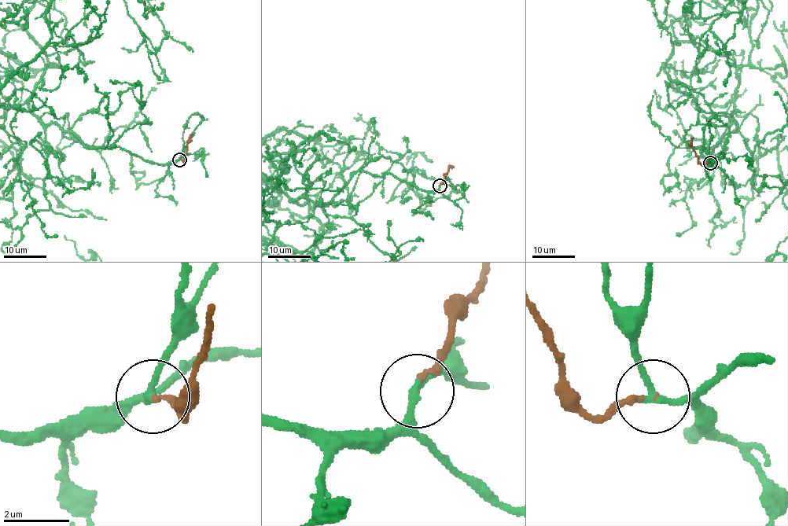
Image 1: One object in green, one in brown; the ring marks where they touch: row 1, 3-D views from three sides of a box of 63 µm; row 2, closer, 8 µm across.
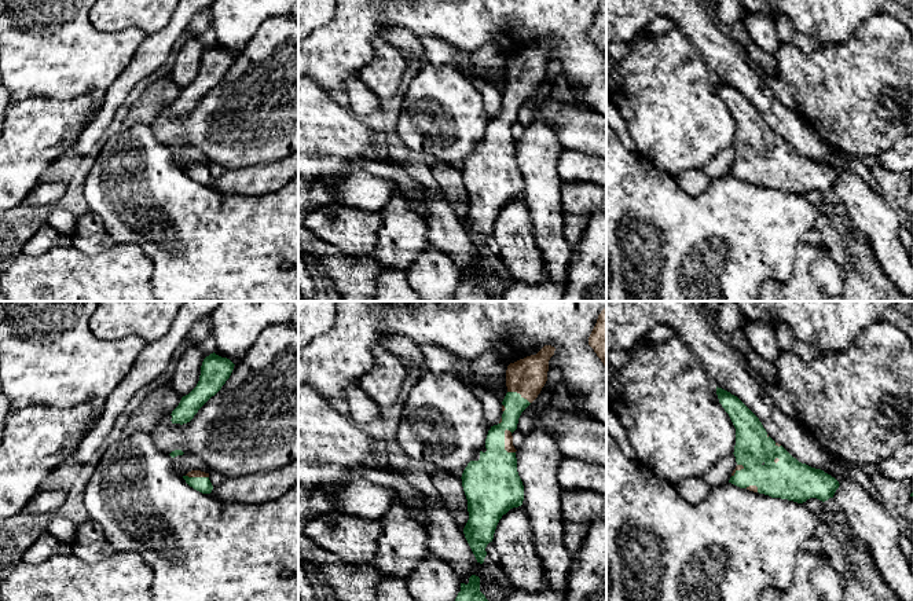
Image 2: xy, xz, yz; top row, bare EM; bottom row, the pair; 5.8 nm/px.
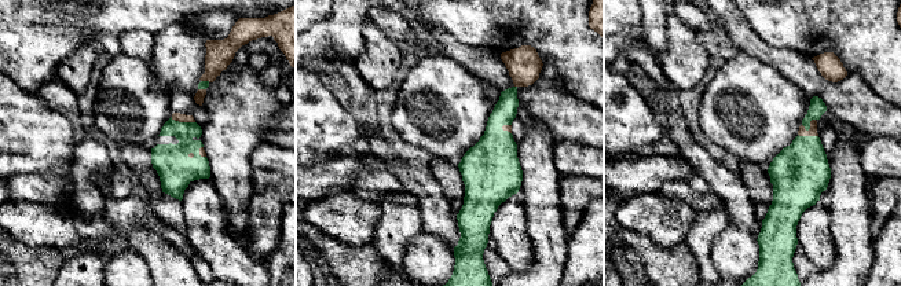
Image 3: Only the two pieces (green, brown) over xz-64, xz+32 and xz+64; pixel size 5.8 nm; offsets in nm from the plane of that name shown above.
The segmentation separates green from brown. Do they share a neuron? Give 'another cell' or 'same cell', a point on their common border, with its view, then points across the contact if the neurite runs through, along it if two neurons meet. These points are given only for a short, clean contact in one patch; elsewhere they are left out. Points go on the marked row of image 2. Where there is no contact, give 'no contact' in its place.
same cell; meets green in xz at (503, 443)

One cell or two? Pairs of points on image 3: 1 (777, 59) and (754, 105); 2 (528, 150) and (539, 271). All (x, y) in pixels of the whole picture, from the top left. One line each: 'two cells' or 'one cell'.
1: two cells
2: one cell

